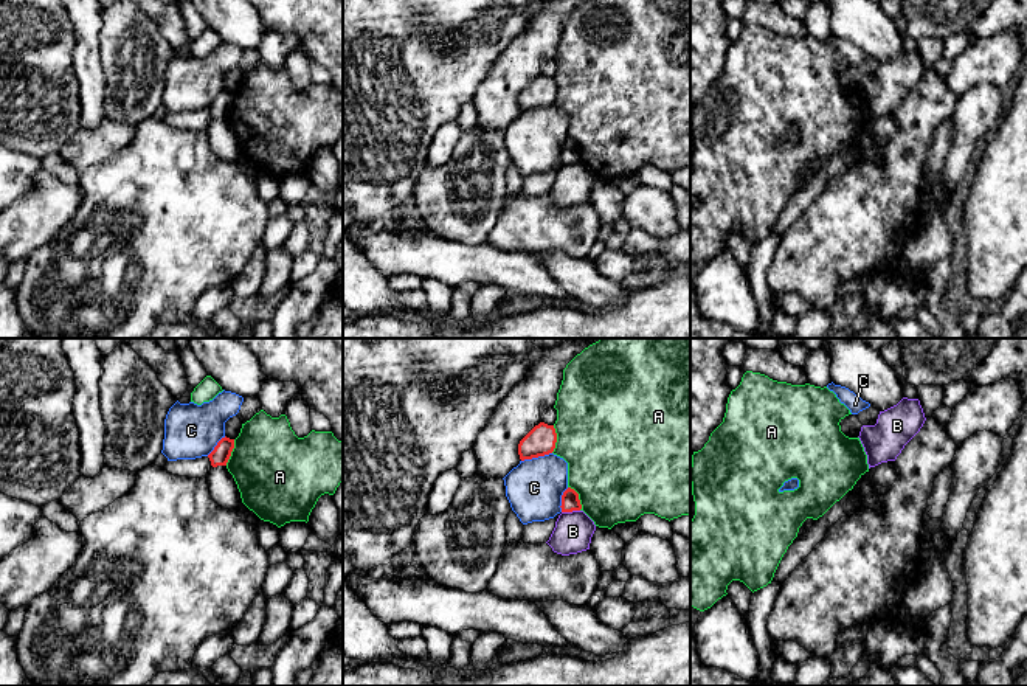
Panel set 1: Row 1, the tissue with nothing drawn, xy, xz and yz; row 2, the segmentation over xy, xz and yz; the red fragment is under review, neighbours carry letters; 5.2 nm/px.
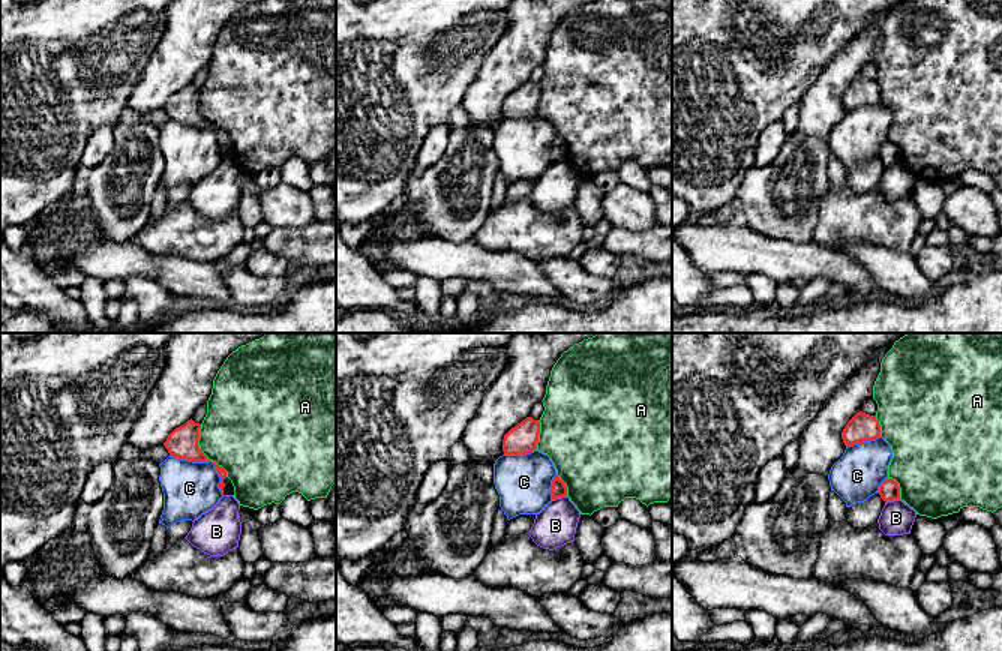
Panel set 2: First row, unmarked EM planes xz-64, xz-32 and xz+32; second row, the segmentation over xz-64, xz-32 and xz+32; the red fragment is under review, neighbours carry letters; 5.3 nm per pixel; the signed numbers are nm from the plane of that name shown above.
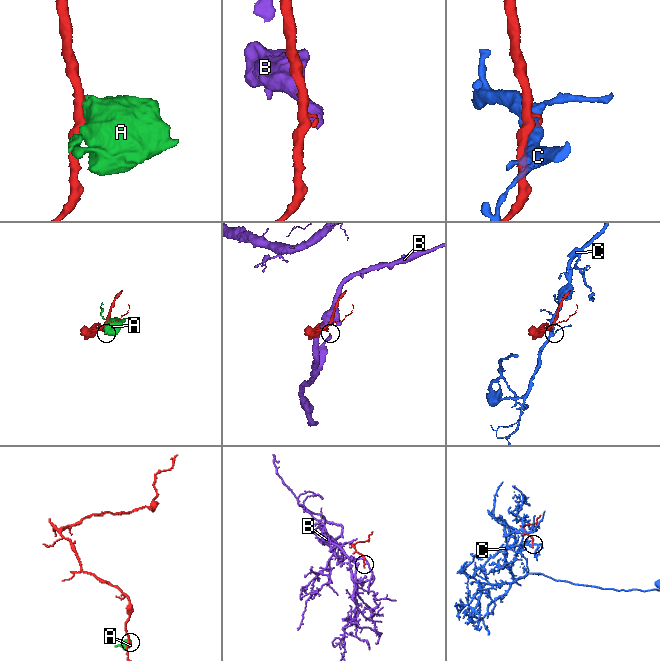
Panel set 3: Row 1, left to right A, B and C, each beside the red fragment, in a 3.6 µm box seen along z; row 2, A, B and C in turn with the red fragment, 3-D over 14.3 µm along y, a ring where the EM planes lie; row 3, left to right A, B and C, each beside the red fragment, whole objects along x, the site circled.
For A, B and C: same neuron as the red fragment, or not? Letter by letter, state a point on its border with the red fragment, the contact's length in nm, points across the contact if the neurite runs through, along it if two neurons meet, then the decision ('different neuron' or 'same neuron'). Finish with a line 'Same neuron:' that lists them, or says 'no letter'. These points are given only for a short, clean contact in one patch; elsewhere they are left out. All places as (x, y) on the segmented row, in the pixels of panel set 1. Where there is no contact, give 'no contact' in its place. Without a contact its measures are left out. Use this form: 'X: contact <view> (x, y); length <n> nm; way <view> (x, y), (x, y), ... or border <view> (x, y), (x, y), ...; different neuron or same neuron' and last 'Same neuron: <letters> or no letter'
A: contact xz (556, 440); length 140 nm; different neuron
B: contact xz (570, 511); length 100 nm; border xz (579, 509), (562, 512); different neuron
C: contact xz (535, 457); length 170 nm; different neuron
Same neuron: no letter

